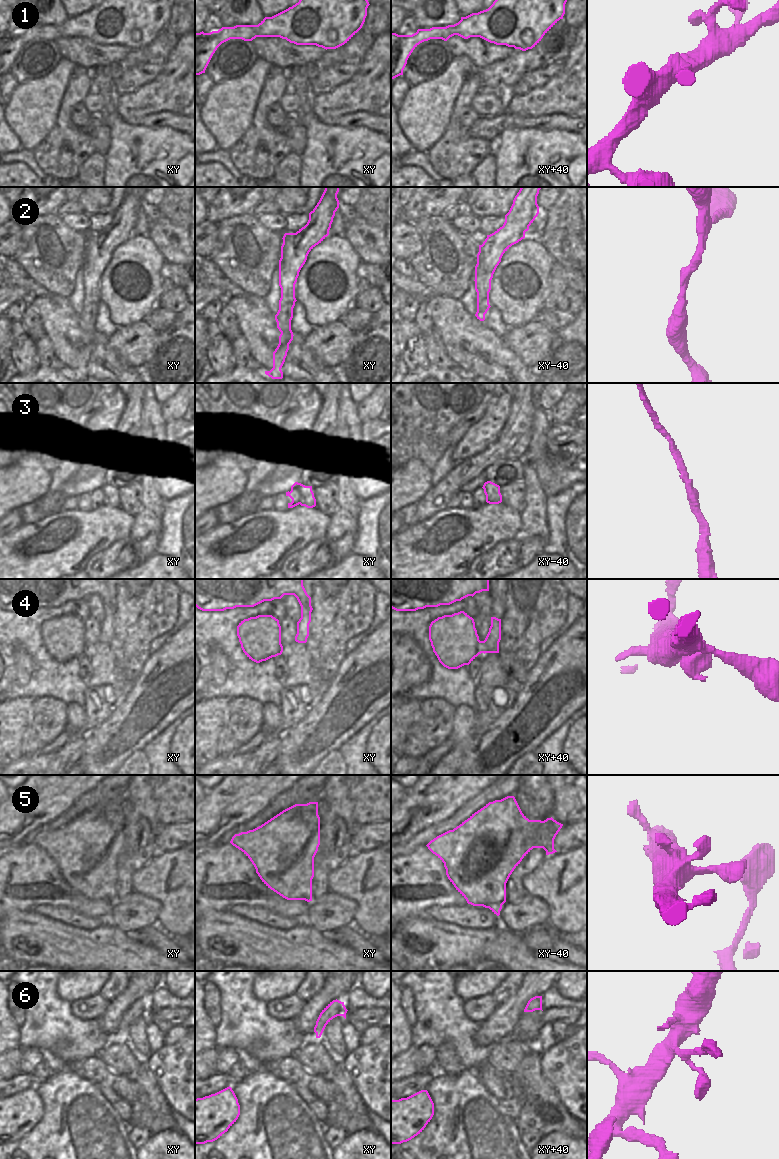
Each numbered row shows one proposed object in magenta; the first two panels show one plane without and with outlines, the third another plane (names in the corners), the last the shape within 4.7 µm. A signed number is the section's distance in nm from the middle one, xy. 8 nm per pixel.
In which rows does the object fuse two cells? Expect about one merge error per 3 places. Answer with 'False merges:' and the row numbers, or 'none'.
False merges: none

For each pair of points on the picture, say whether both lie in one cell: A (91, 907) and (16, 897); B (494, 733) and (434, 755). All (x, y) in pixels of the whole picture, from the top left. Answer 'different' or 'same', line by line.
A: same
B: different

